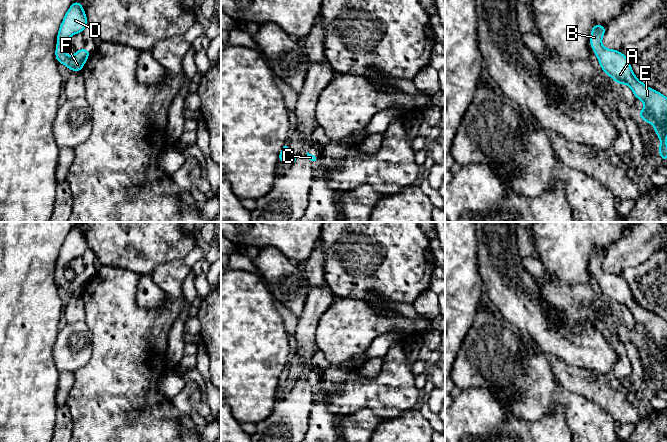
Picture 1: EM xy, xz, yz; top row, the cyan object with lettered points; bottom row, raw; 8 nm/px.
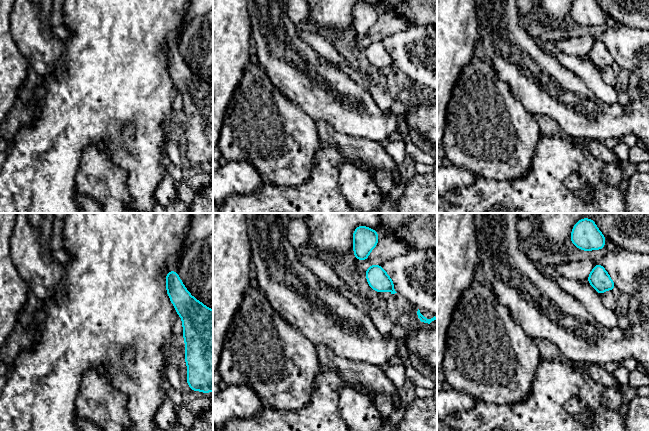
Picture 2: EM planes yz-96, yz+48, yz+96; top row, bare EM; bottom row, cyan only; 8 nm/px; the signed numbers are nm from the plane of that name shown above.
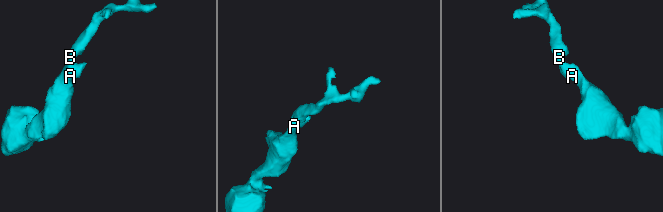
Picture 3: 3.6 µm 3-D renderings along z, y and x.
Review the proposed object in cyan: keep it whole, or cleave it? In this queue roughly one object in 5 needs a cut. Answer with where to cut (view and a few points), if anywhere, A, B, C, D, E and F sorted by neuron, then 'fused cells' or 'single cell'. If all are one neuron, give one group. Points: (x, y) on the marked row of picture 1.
no cut; A B C D E F; single cell

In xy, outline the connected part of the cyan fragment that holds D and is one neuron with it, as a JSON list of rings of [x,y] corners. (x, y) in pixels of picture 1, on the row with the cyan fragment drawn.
[[[75,1],[66,12],[59,27],[55,51],[58,63],[63,63],[71,71],[81,71],[89,57],[90,51],[83,48],[77,50],[73,56],[68,56],[64,48],[69,43],[70,37],[76,33],[82,33],[87,25],[88,21],[82,4]]]

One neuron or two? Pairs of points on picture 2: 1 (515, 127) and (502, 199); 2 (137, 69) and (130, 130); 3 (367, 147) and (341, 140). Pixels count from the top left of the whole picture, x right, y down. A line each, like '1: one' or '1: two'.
1: two
2: one
3: one

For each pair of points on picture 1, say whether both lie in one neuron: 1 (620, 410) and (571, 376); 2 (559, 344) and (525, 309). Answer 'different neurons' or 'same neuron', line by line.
1: same neuron
2: same neuron

